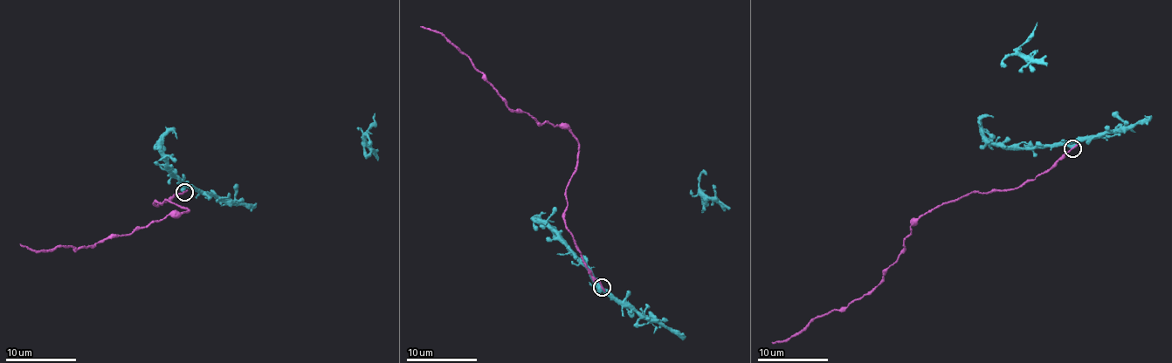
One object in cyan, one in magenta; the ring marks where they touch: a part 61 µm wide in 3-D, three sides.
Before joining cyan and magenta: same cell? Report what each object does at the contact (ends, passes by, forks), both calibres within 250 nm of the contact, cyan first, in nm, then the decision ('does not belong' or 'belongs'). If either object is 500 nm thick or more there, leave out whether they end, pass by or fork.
500 nm thick on the cyan side, 220 nm on the other; does not belong

